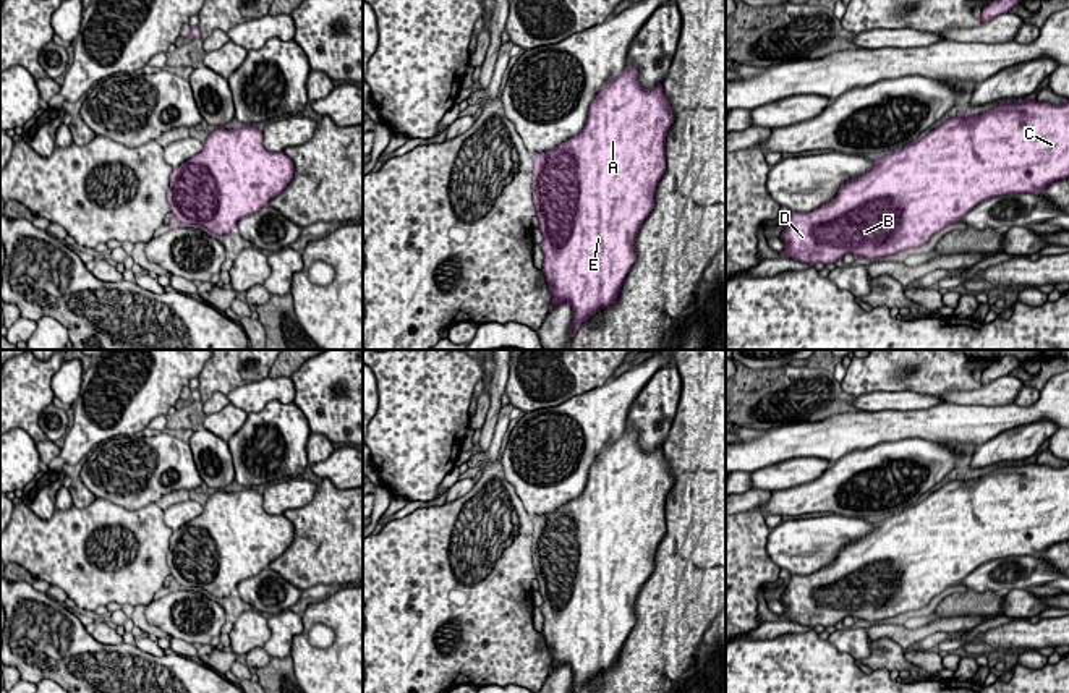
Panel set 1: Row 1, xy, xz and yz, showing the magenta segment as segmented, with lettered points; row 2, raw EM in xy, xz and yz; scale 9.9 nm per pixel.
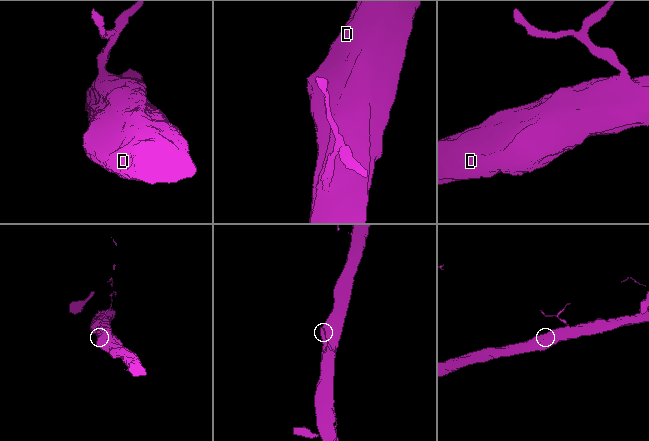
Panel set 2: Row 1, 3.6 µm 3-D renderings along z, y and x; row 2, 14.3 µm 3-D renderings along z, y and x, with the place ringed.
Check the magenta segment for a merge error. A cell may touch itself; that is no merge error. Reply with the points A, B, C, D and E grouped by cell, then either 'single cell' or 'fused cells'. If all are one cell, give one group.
groups A B C D E; single cell

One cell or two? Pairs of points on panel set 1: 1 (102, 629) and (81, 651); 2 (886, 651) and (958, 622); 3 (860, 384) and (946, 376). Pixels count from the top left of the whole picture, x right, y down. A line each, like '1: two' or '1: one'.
1: two
2: two
3: one

